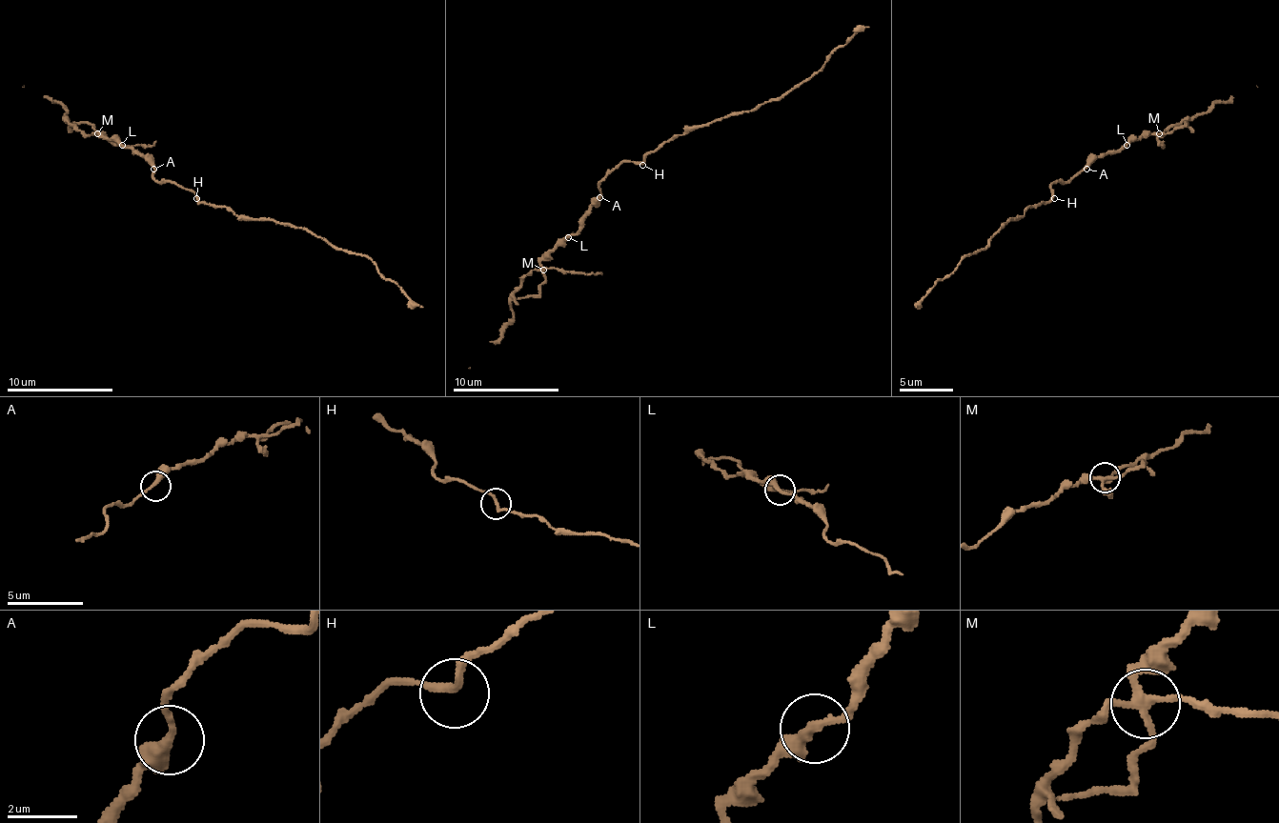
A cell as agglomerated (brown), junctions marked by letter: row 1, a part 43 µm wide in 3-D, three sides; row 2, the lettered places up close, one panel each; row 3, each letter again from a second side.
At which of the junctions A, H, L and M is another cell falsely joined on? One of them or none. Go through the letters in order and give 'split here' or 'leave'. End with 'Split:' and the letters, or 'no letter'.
A: leave
H: leave
L: leave
M: split here
Split: M

